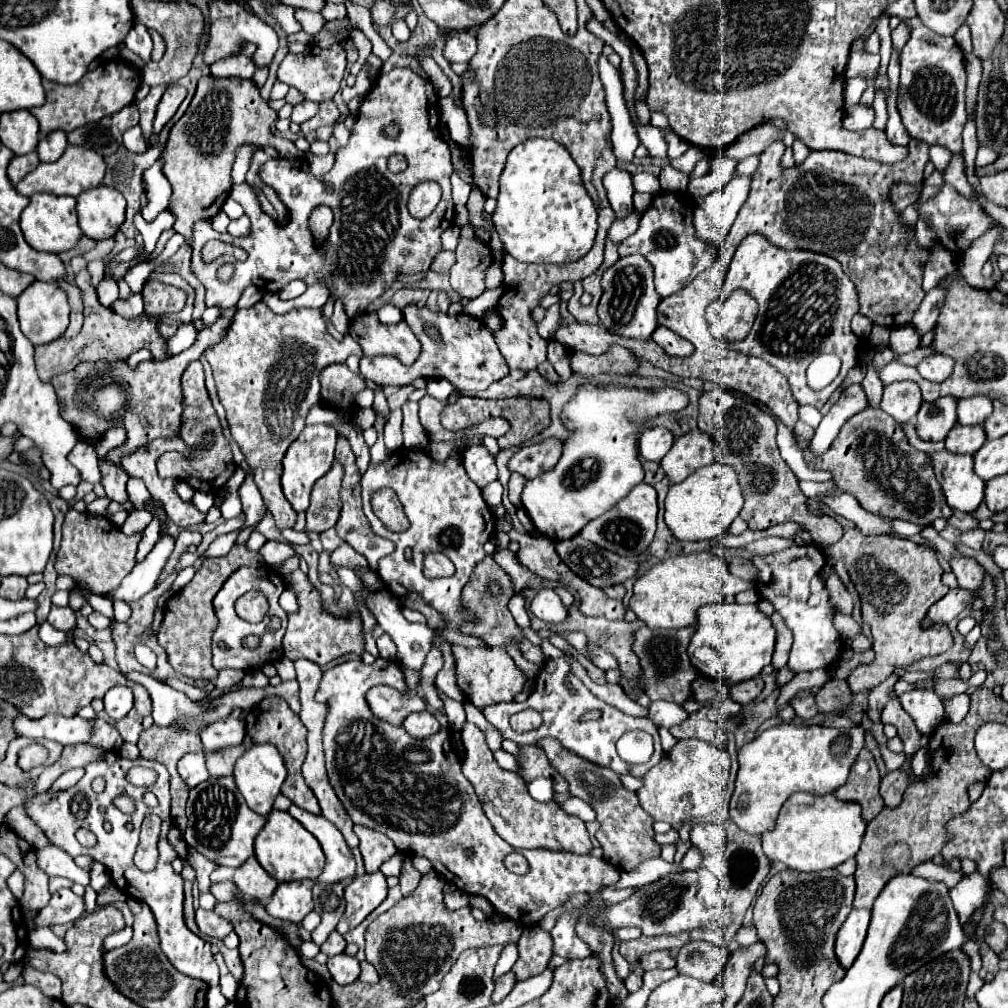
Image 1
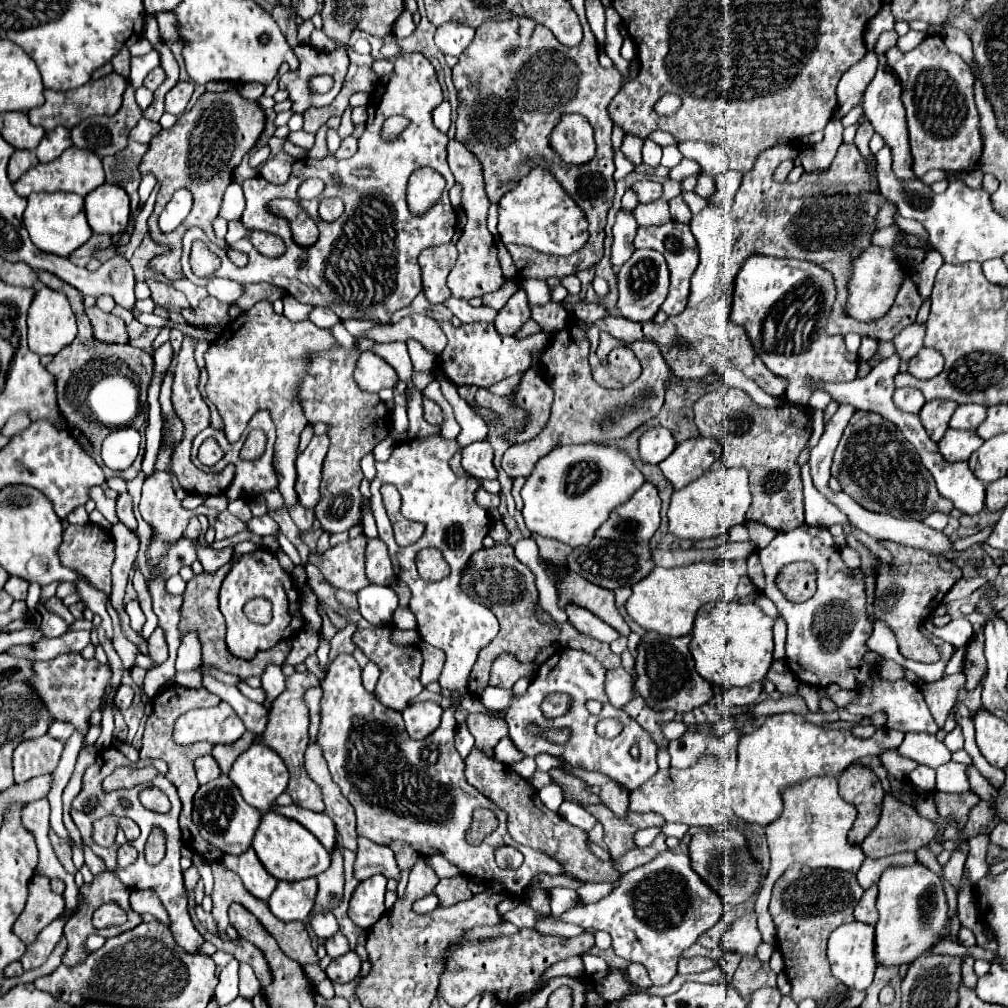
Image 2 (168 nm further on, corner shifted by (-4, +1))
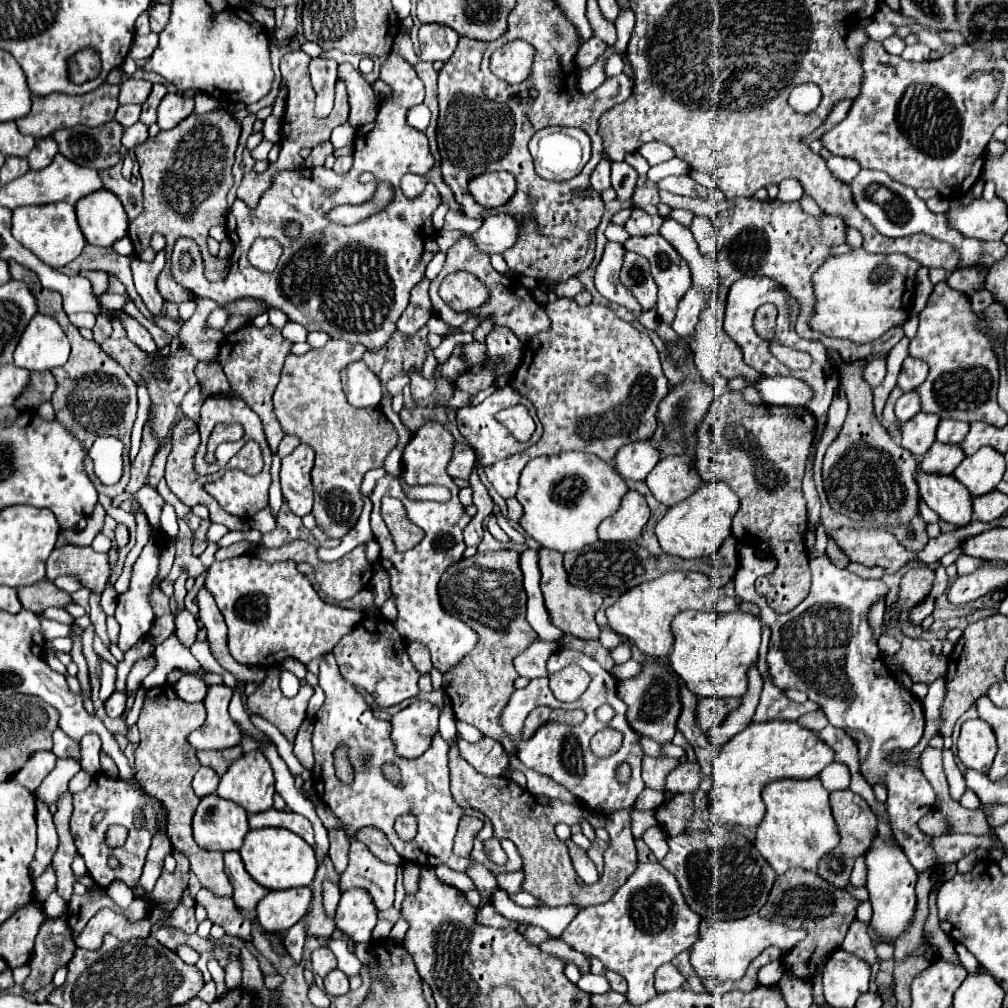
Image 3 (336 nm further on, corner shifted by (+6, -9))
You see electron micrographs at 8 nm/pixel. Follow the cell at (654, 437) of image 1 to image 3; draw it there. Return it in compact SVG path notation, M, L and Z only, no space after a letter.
M637 441L617 451L615 467L625 479L641 481L651 473L651 469L659 459L661 459L659 451L649 441Z

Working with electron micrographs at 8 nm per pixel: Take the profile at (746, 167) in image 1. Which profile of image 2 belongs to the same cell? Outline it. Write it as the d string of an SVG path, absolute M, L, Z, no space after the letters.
M725 171L725 173L719 173L715 177L715 193L707 199L709 205L727 205L729 199L733 199L739 183L741 183L741 173L735 173L735 171Z

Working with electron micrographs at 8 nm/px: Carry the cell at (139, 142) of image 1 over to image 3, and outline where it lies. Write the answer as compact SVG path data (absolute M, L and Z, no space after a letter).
M135 123L135 125L131 125L129 129L125 129L125 135L123 135L123 147L133 149L133 147L145 143L147 137L149 137L149 135L147 135L147 127L145 127L143 123Z

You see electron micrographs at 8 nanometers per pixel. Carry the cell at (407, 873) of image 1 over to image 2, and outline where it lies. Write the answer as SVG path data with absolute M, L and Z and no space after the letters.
M389 841L387 845L393 849L399 869L401 869L401 871L411 871L411 867L415 865L415 861L417 861L417 857L419 857L419 855L415 853L415 849L411 849L411 847L409 847L407 843L403 843L403 841Z

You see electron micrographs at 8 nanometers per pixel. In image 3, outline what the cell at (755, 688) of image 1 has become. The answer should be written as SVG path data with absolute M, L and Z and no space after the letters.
M699 699L697 703L697 723L703 731L713 725L721 725L725 717L741 705L741 699Z

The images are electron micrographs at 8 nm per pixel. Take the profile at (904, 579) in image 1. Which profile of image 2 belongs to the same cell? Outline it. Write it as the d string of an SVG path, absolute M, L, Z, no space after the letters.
M879 541L893 553L893 567L877 559L877 591L875 591L875 615L883 619L897 637L899 653L905 659L913 659L919 663L935 663L939 661L937 647L921 633L921 623L933 615L933 611L941 605L943 597L949 589L961 579L961 569L943 557L935 557L923 553L919 549L895 545L891 541Z

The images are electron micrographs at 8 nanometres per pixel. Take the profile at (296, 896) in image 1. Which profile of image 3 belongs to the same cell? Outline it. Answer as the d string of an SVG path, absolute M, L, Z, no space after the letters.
M311 887L269 891L257 905L257 921L267 933L283 933L309 909Z

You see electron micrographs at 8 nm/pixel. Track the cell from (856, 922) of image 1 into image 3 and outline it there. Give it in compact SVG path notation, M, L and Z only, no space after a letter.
M837 949L823 967L823 991L827 1003L831 1007L855 1007L855 1001L869 989L869 977L871 977L869 963L865 963L857 955Z

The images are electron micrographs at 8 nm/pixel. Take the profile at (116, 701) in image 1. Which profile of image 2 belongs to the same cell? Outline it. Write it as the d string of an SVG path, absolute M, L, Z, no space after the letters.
M121 685L115 693L115 705L119 709L127 709L131 705L131 701L133 701L133 689L127 685Z

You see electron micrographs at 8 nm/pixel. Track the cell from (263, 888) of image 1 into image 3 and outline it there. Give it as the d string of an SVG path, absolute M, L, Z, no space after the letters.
M235 851L225 853L225 867L229 871L229 879L235 889L235 895L233 895L235 905L241 911L255 911L257 903L267 895L267 889L251 879L251 875L245 871L245 865L239 853Z

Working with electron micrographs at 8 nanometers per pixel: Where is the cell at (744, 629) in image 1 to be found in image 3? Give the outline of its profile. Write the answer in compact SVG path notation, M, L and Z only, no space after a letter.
M681 611L671 623L675 645L669 655L669 663L675 673L687 683L687 687L697 697L741 697L747 691L747 671L757 661L757 651L761 643L761 621L751 613L705 613L705 611Z

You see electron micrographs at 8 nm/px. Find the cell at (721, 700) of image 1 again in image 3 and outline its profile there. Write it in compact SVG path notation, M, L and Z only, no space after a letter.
M687 761L677 765L665 777L665 793L693 793L701 785L701 765L697 761Z

